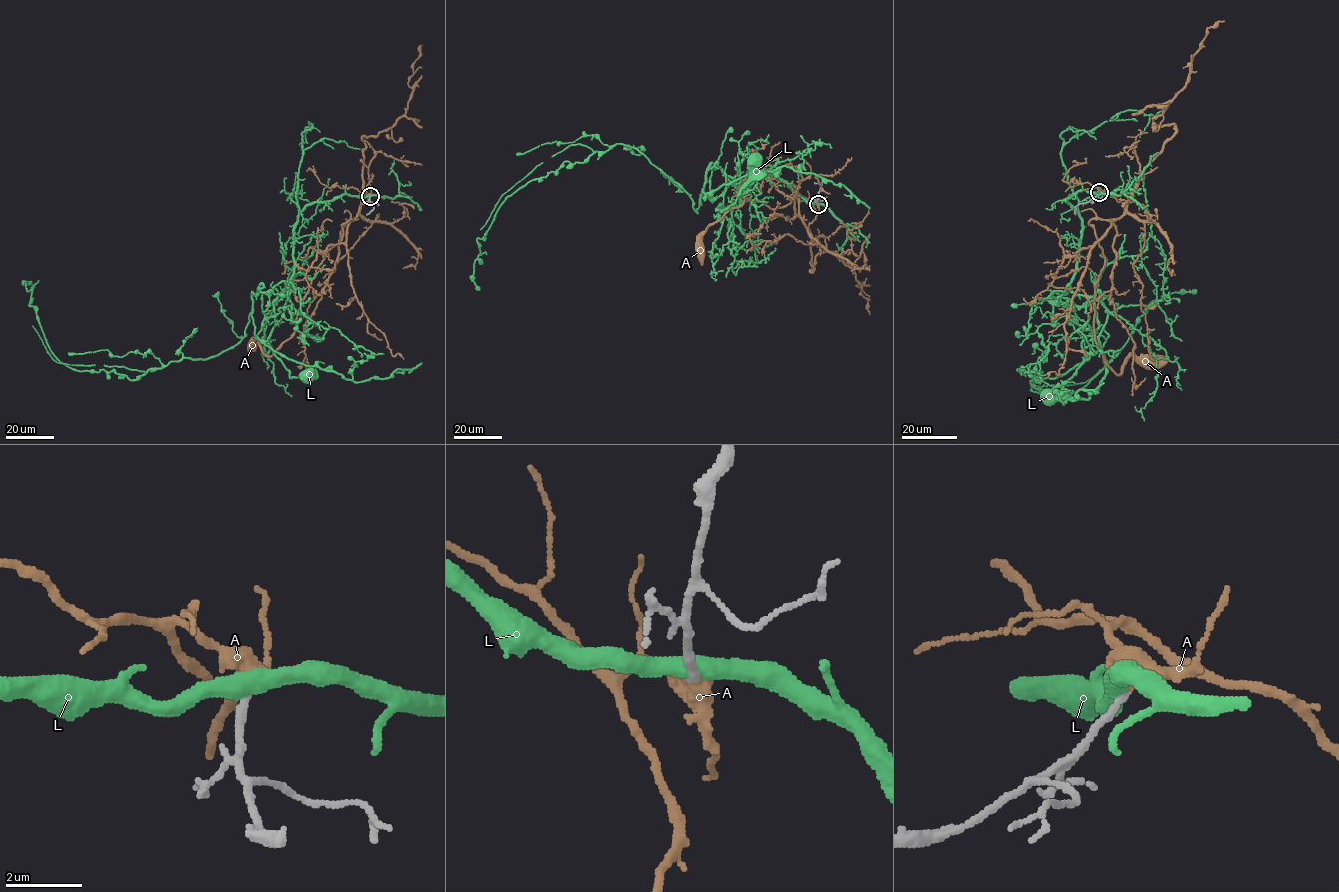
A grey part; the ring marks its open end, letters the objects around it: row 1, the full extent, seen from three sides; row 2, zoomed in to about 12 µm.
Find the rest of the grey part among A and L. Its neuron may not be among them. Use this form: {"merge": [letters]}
{"merge": ["A"]}

